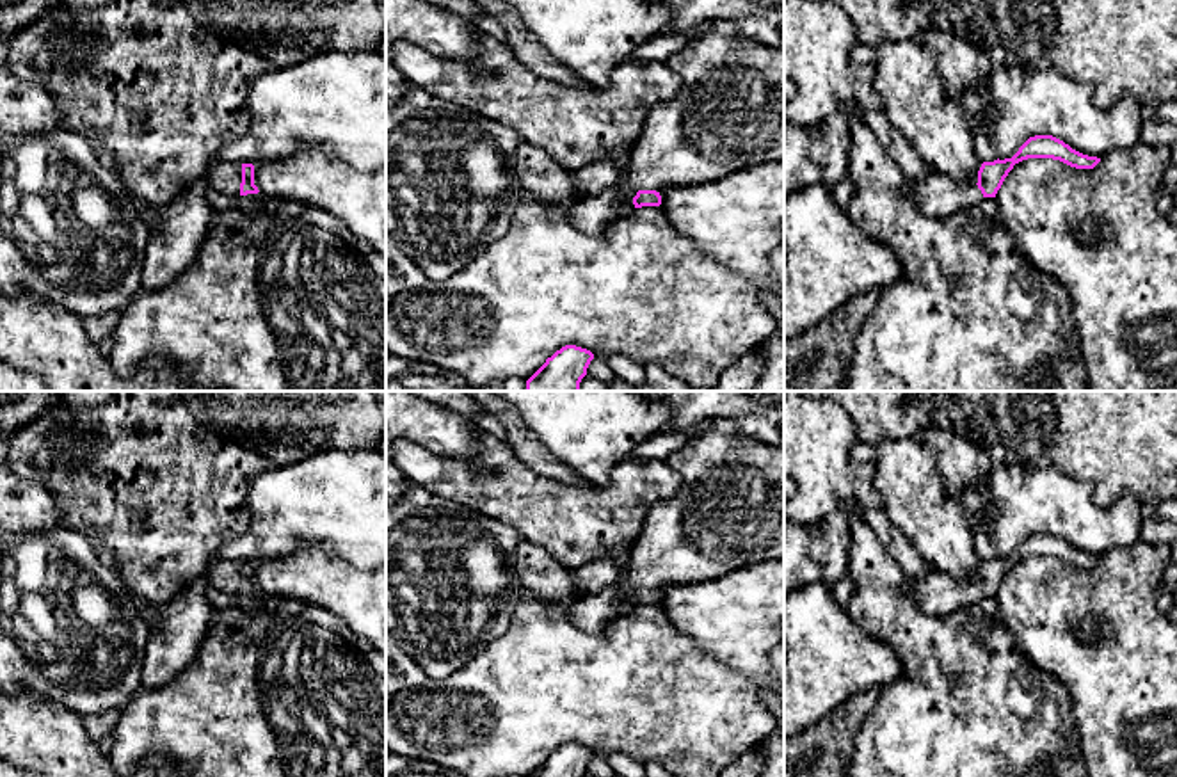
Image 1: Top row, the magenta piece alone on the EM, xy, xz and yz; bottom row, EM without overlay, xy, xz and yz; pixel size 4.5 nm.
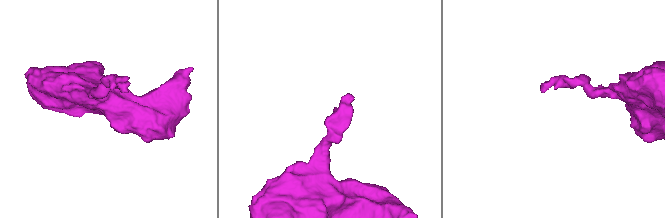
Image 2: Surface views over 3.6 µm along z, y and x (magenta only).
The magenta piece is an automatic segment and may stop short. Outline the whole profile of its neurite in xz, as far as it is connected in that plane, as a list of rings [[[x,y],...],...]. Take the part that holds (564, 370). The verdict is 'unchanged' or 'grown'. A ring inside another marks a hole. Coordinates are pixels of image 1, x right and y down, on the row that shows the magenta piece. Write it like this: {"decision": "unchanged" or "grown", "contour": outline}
{"decision": "unchanged", "contour": [[[565,345],[526,380],[524,391],[580,391],[580,382],[594,354],[576,345]]]}

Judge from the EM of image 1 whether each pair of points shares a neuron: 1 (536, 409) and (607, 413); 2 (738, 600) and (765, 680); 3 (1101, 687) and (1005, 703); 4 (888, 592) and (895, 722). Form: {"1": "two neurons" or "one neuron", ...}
{"1": "one neuron", "2": "one neuron", "3": "two neurons", "4": "one neuron"}

